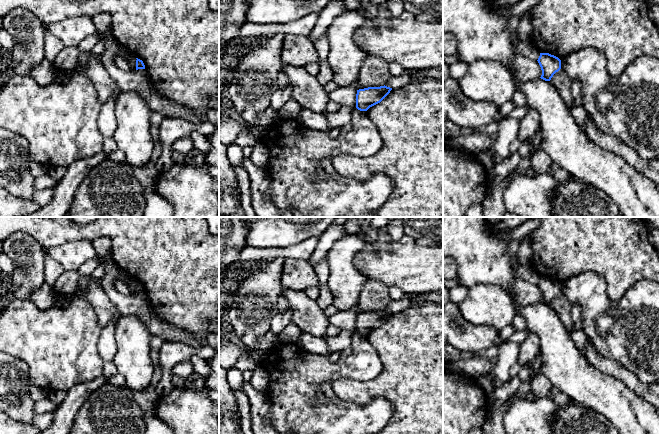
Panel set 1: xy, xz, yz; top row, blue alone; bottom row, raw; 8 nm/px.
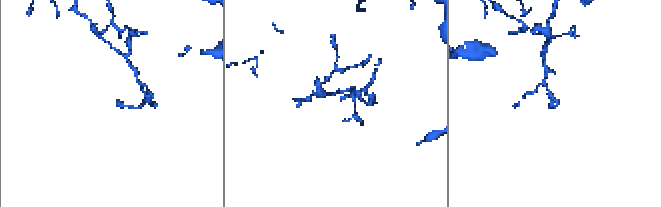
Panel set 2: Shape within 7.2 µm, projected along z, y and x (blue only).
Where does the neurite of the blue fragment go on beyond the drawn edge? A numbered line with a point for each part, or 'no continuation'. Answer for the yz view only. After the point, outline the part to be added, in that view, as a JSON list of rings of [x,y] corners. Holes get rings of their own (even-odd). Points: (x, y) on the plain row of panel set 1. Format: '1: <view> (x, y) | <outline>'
no continuation

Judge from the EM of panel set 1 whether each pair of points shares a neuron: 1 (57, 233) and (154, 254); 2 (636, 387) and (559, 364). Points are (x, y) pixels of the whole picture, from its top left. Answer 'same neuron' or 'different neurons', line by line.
1: same neuron
2: different neurons

